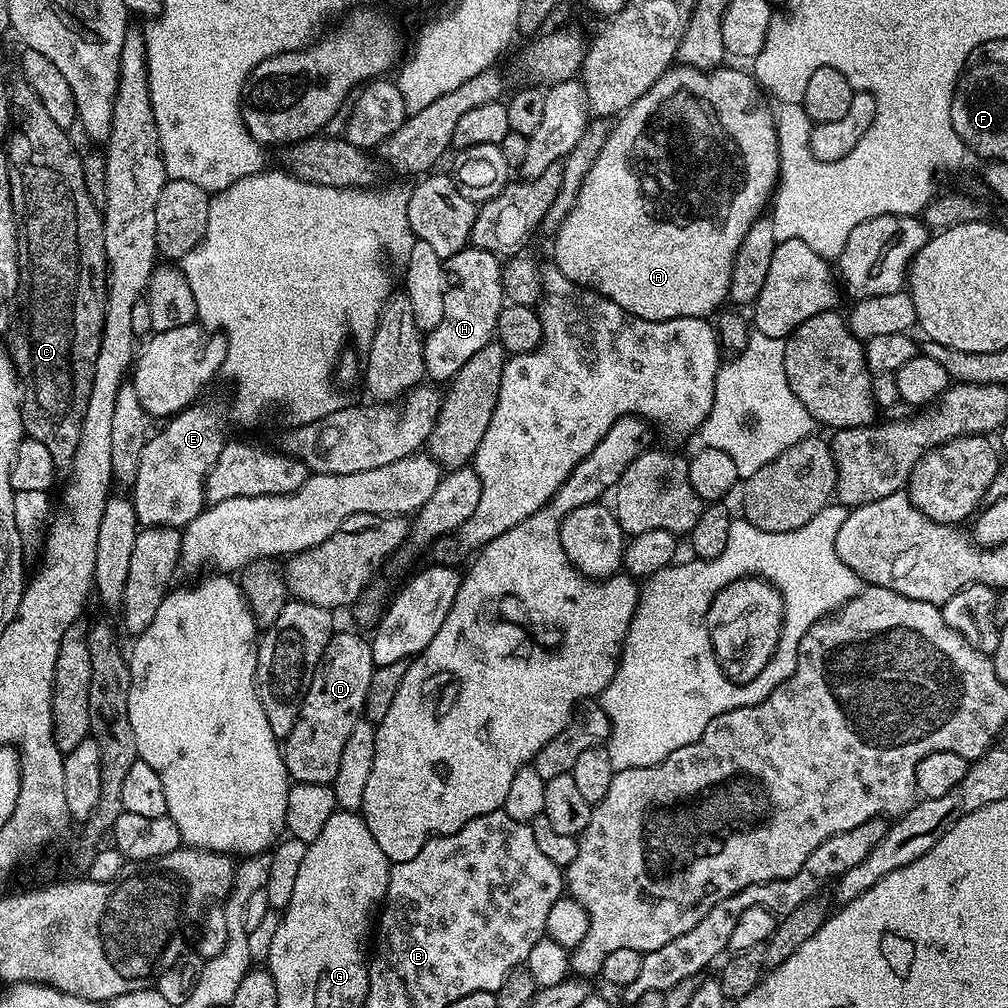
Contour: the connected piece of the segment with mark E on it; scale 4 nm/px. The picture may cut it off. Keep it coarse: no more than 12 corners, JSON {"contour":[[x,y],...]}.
{"contour":[[216,404],[149,435],[130,499],[145,528],[206,507],[226,443]]}

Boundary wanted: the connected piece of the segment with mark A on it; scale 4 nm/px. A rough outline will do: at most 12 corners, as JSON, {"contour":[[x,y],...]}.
{"contour":[[673,66],[611,125],[554,267],[711,317],[780,179],[740,68]]}

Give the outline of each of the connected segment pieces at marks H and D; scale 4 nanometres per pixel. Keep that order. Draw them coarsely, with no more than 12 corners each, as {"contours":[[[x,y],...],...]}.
{"contours":[[[501,257],[446,262],[442,322],[423,337],[429,381],[451,382],[493,343]],[[337,631],[283,737],[295,783],[331,785],[364,716],[372,645]]]}

